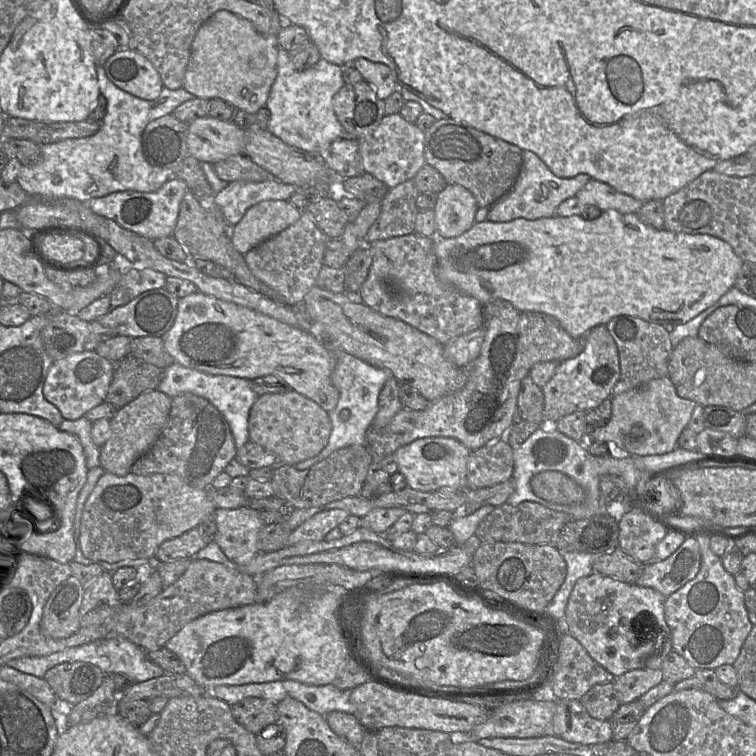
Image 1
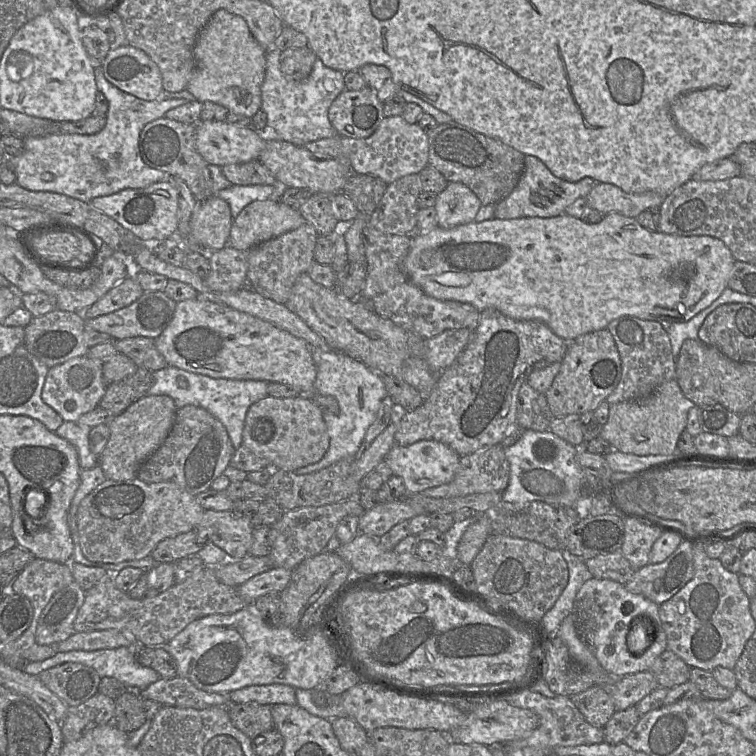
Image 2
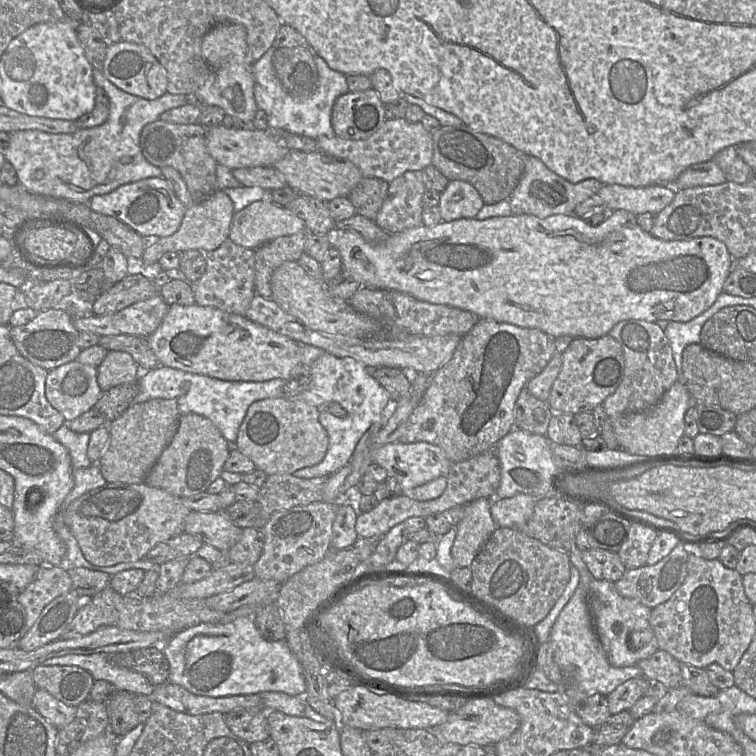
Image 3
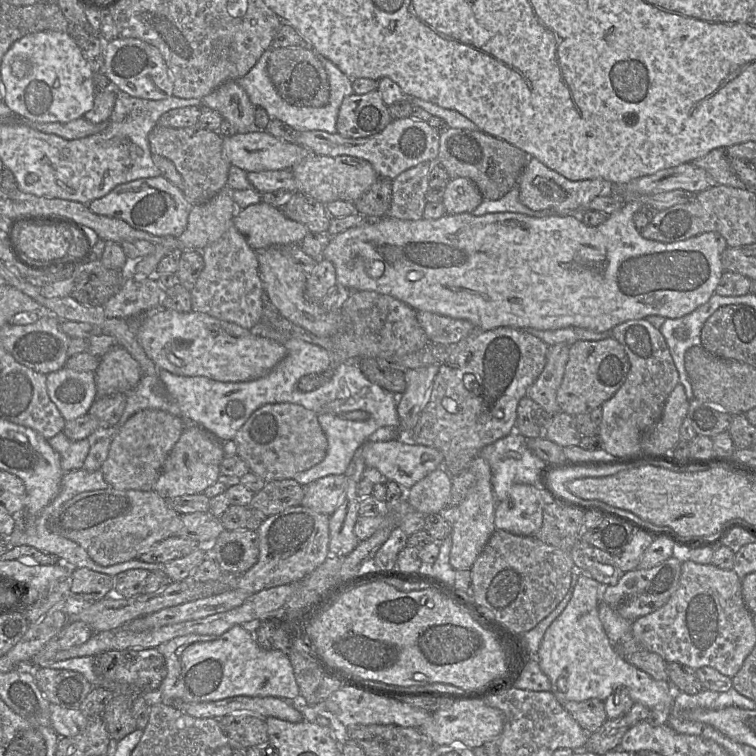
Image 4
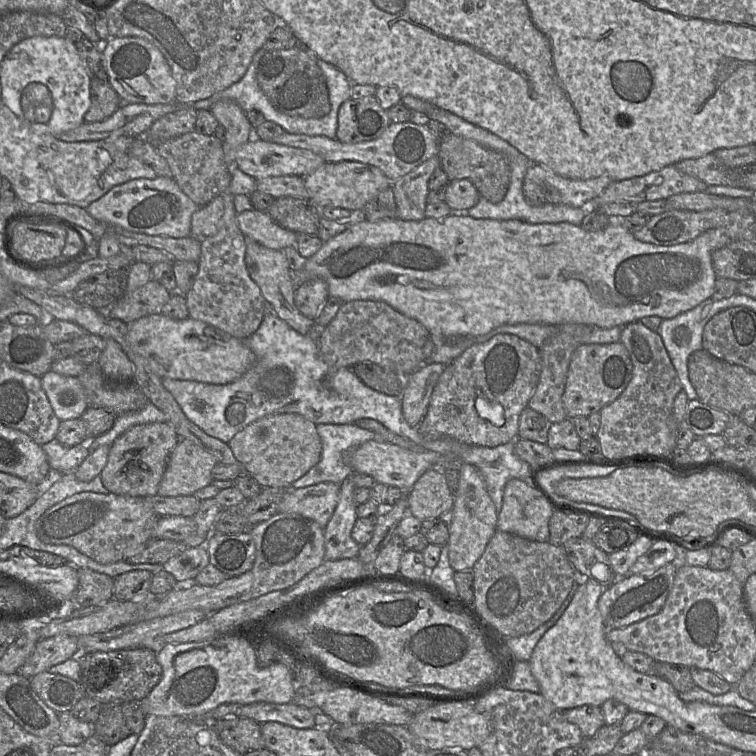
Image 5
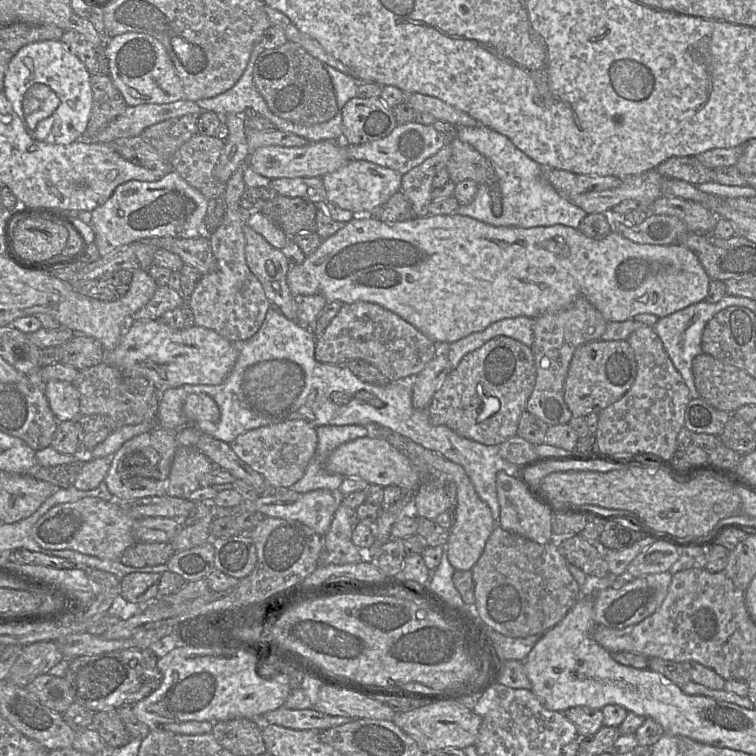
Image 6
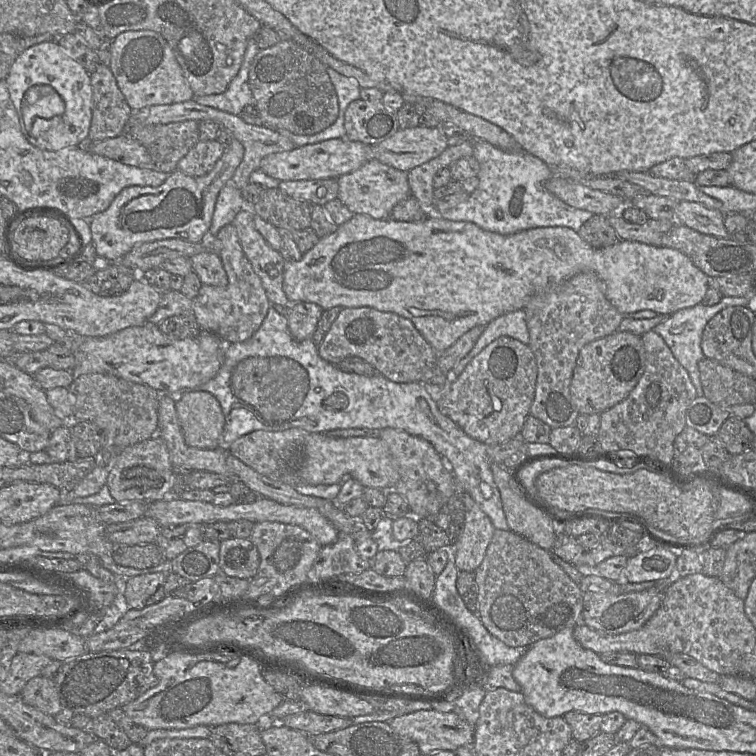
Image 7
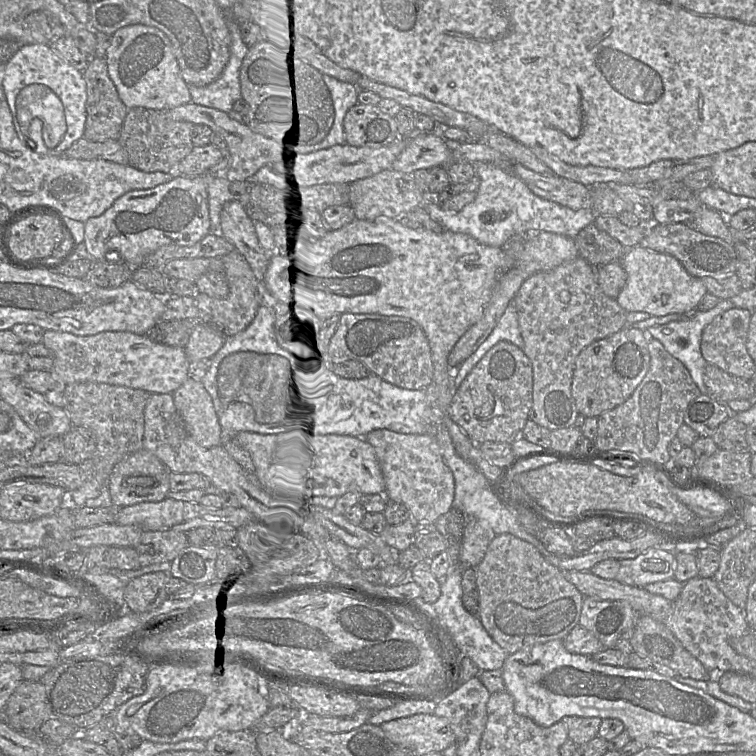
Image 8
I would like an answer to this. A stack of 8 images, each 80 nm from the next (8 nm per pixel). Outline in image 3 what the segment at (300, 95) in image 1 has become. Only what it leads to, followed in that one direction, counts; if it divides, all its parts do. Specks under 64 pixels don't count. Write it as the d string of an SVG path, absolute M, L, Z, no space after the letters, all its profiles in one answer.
M270 47L266 53L252 65L254 77L254 97L258 109L263 110L268 119L270 131L287 131L293 134L317 139L320 136L334 137L331 124L331 114L336 99L349 92L347 77L341 72L331 69L326 61L314 53L318 70L319 85L315 92L308 97L293 97L282 87L276 76L272 58L276 48Z

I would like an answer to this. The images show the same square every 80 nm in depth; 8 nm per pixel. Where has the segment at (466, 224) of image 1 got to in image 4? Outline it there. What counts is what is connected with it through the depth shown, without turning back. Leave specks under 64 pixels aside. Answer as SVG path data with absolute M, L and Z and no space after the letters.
M459 177L450 179L445 187L442 203L446 214L472 213L482 202L482 194L470 179Z

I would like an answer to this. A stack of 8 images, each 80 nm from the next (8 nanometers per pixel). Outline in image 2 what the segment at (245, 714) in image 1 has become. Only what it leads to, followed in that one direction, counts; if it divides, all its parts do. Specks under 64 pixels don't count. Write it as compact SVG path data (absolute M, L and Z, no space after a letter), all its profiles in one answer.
M251 701L233 703L228 708L233 725L252 740L274 728L270 705Z

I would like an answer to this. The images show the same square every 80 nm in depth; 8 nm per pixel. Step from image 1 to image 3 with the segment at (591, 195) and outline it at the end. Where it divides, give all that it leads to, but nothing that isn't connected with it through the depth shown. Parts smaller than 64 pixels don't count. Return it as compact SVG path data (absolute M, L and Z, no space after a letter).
M603 184L597 192L604 201L607 212L626 210L635 216L652 212L658 214L674 199L676 189L673 186L650 185L631 187L618 184Z

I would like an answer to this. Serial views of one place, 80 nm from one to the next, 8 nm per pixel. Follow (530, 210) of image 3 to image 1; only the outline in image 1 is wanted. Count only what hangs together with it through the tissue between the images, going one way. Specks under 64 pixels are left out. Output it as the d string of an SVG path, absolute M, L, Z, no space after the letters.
M522 151L522 168L513 185L501 199L490 206L487 220L493 222L508 222L517 218L536 220L552 217L558 206L585 186L592 178L588 174L578 174L573 178L555 176L546 164L533 152Z

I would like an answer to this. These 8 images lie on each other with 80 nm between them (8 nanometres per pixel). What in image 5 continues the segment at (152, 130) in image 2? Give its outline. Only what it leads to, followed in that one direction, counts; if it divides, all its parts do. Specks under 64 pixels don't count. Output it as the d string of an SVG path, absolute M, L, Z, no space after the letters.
M194 130L154 146L166 159L179 188L199 207L229 190L230 165L225 161L223 142L215 135L204 135Z

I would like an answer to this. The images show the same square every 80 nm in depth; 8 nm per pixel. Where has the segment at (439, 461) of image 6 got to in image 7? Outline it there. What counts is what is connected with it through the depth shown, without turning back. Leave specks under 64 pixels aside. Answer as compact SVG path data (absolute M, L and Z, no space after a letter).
M460 493L466 515L463 529L453 544L459 571L475 572L481 565L495 532L490 518L468 493Z

